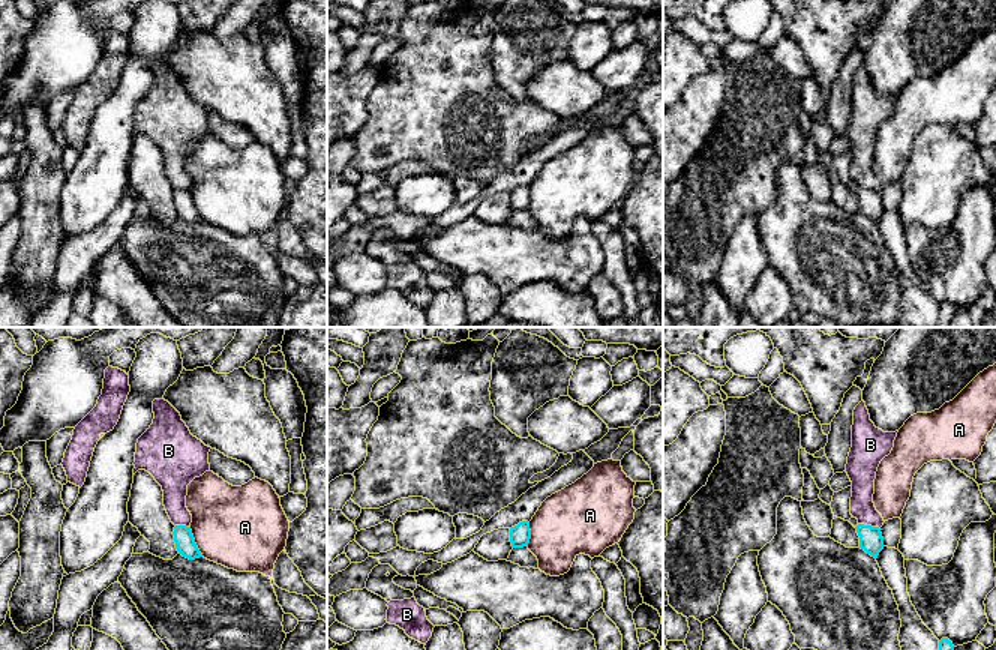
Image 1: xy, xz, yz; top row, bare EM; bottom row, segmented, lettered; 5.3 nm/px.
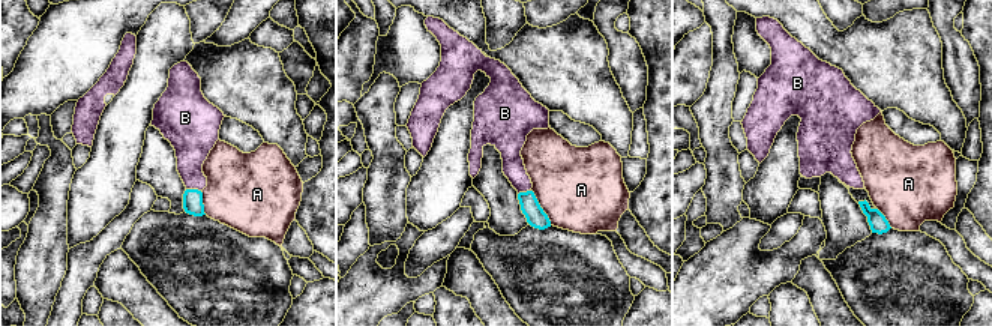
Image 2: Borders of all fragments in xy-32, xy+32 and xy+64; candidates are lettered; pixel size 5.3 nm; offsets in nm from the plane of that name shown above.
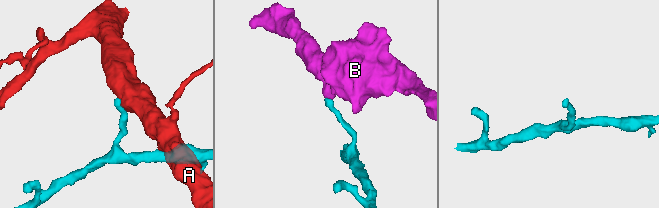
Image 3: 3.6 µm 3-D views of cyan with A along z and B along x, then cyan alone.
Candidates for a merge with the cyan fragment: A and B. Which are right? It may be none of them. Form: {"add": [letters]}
{"add": []}

